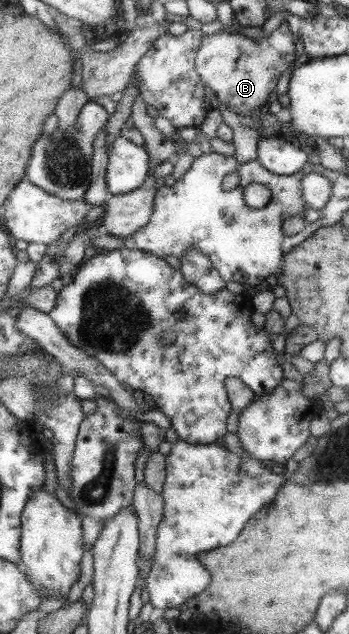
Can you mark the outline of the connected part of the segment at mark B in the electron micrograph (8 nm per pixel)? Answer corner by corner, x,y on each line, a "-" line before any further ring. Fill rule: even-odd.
287,19
276,29
262,33
258,38
251,39
239,32
218,31
212,35
199,36
197,53
193,61
198,81
210,87
218,105
230,109
239,116
250,115
258,111
258,133
260,138
273,136
284,123
268,112
268,95
274,91
274,86
281,73
290,69
294,61
294,37

